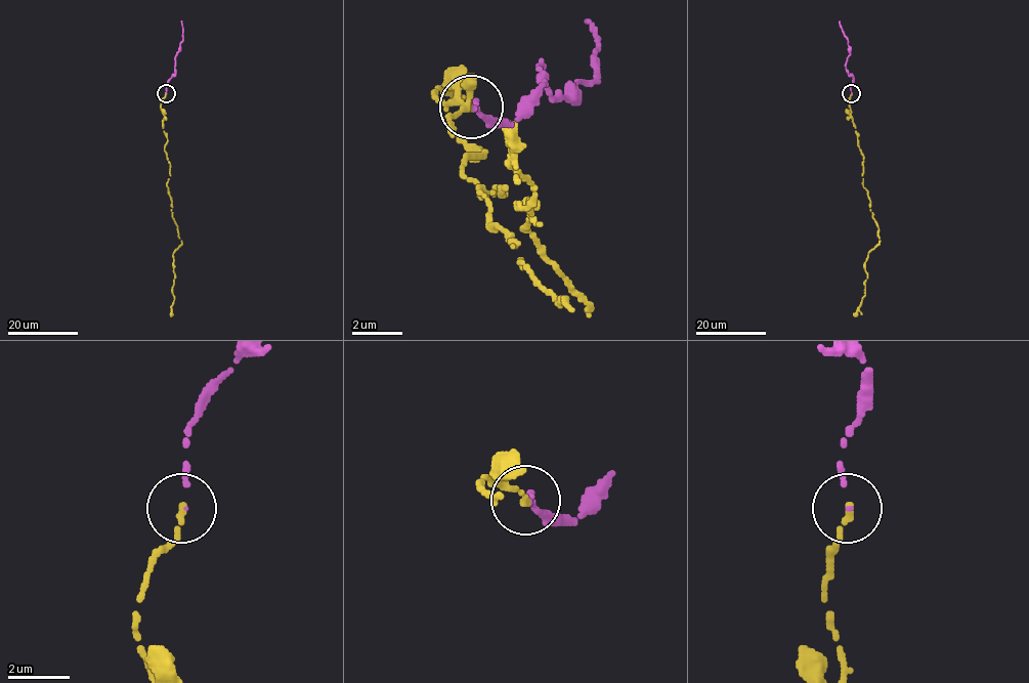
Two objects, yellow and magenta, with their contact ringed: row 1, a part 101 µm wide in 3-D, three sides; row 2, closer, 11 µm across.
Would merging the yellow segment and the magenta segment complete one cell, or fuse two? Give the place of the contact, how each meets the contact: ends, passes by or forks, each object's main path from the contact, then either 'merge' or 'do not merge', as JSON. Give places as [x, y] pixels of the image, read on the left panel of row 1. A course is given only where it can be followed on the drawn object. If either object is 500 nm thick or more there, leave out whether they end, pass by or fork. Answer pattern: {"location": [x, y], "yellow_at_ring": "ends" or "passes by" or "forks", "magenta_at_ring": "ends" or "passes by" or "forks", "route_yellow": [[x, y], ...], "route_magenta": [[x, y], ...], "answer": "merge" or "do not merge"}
{"location": [166, 93], "yellow_at_ring": "ends", "magenta_at_ring": "ends", "route_yellow": [[166, 93], [161, 107], [167, 139], [164, 151], [170, 164], [167, 186], [181, 241], [173, 254], [172, 314]], "route_magenta": [[166, 93], [166, 86], [175, 75], [174, 57], [182, 40], [181, 20]], "answer": "merge"}

